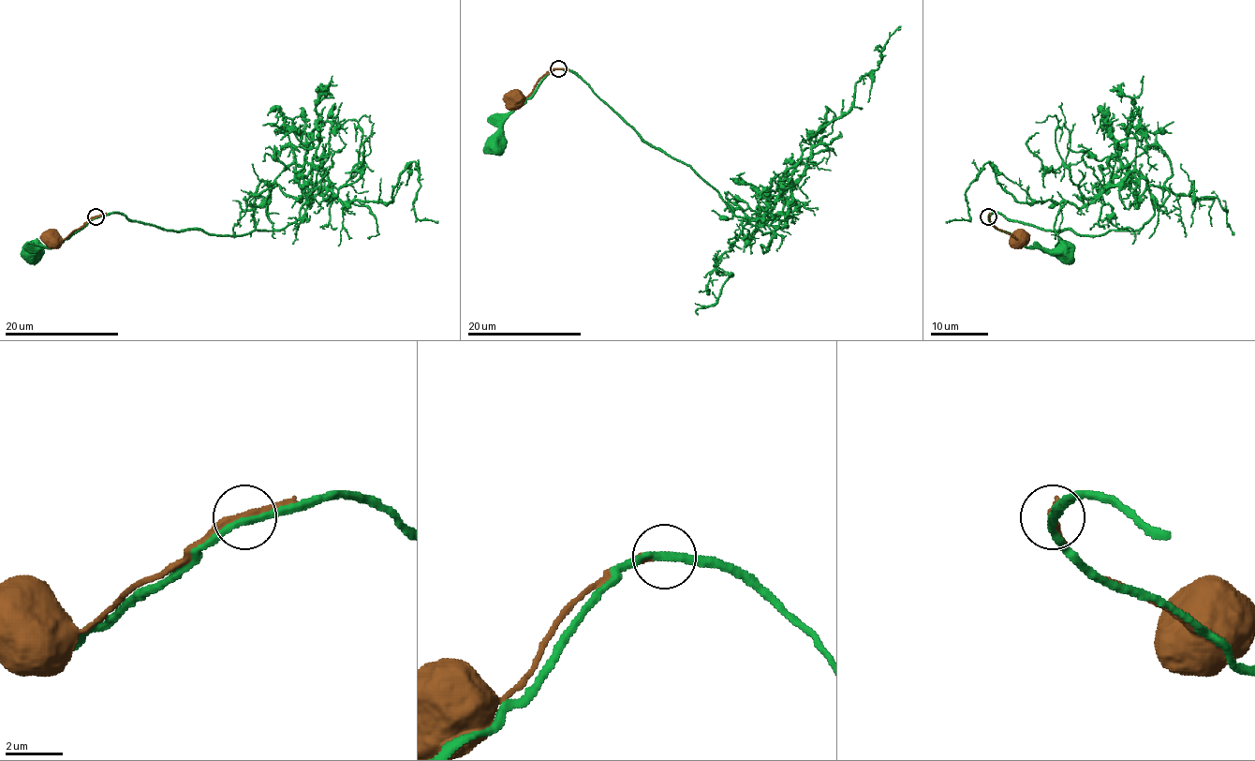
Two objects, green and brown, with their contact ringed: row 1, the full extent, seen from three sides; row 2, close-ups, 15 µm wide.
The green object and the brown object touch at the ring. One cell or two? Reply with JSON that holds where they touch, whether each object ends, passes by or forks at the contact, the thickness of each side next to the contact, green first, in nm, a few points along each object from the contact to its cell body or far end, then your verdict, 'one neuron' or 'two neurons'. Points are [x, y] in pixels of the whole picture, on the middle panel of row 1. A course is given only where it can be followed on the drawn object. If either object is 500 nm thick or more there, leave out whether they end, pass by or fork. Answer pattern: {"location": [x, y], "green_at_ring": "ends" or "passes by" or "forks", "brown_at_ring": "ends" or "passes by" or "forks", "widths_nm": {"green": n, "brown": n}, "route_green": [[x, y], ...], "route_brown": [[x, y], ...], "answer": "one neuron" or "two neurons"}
{"location": [558, 68], "green_at_ring": "passes by", "brown_at_ring": "passes by", "widths_nm": {"green": 240, "brown": 240}, "route_green": [[558, 68], [767, 234], [788, 216], [811, 139], [849, 111], [855, 84], [877, 68], [875, 47], [901, 25]], "route_brown": [[558, 68], [553, 68], [542, 77], [515, 107], [512, 104]], "answer": "two neurons"}

